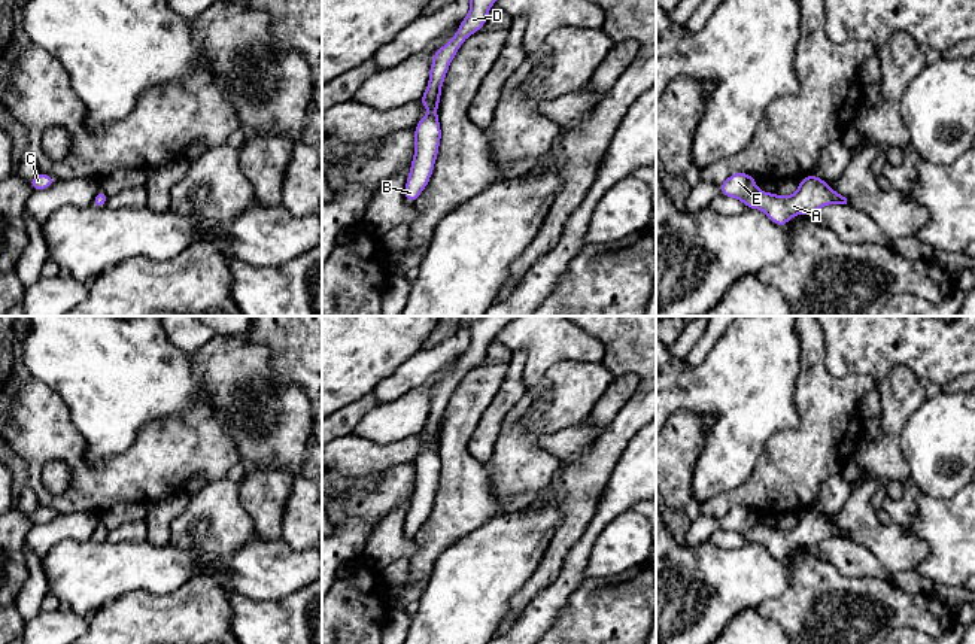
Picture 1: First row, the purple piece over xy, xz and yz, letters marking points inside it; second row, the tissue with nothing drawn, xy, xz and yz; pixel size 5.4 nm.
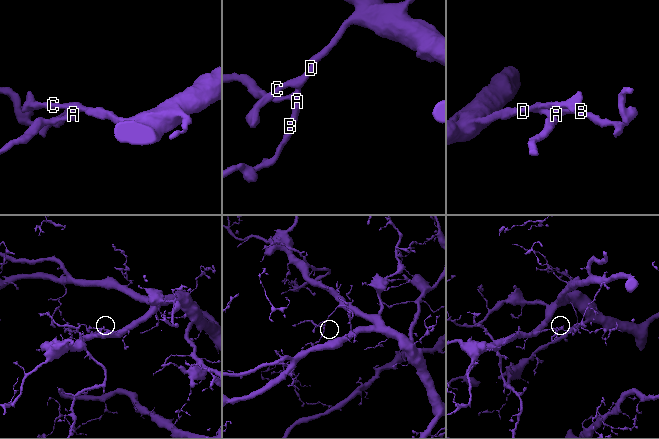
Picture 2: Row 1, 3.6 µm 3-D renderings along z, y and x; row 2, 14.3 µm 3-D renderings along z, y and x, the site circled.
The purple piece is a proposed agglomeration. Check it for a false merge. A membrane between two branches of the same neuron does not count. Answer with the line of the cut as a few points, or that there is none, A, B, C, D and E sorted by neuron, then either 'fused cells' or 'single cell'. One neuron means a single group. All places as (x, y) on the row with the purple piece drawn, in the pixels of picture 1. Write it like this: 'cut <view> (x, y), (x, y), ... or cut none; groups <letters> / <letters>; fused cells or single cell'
cut none; groups A B C D E; single cell

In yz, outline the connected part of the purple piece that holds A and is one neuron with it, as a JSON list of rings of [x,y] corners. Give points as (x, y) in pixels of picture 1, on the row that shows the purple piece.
[[[735,171],[719,185],[720,194],[741,200],[747,209],[759,209],[772,224],[786,228],[795,215],[814,215],[826,204],[847,204],[847,198],[833,191],[826,180],[814,173],[799,180],[799,188],[790,197],[763,192],[756,188],[756,179],[744,171]]]

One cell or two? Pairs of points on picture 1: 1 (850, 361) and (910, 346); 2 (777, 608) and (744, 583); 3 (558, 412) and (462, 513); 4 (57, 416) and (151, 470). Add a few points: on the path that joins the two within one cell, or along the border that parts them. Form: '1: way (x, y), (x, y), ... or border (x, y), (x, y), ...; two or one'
1: way (865, 349), (895, 349); one
2: border (789, 580), (780, 595), (768, 598), (756, 607); two
3: border (483, 464), (494, 486), (507, 500), (504, 504); two
4: way (67, 446), (88, 471), (121, 471); one

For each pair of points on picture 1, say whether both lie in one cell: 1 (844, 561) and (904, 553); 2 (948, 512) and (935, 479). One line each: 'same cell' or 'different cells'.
1: different cells
2: different cells

